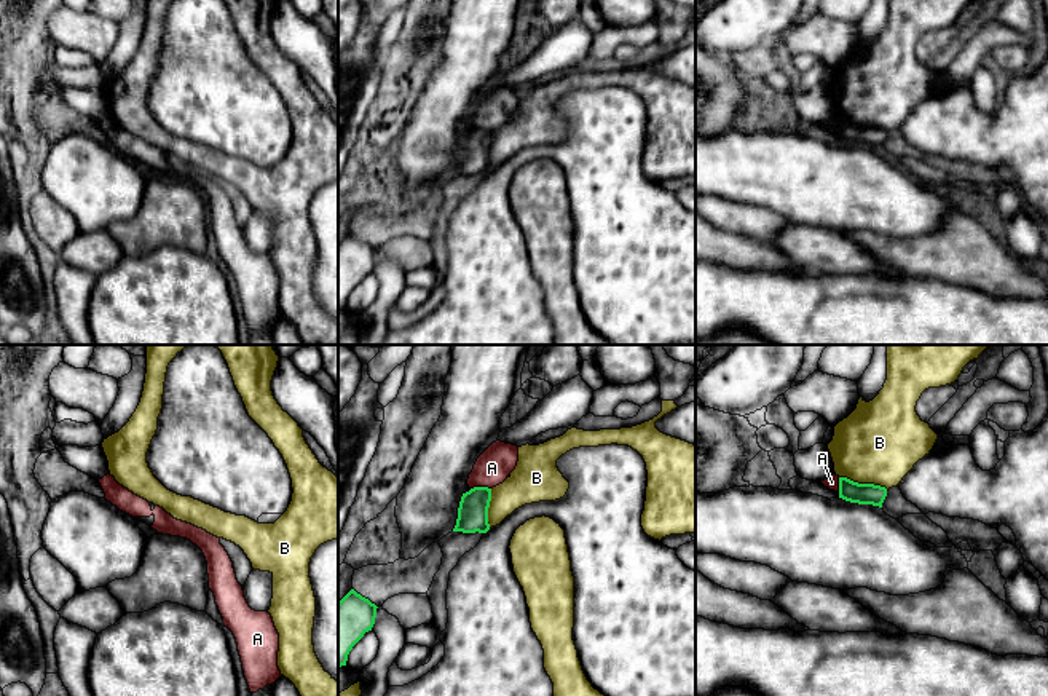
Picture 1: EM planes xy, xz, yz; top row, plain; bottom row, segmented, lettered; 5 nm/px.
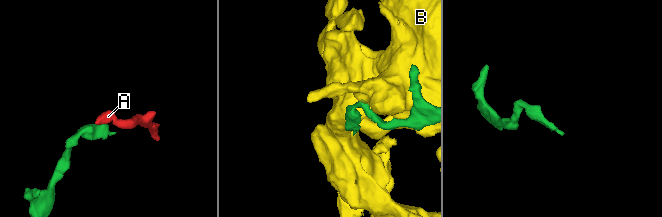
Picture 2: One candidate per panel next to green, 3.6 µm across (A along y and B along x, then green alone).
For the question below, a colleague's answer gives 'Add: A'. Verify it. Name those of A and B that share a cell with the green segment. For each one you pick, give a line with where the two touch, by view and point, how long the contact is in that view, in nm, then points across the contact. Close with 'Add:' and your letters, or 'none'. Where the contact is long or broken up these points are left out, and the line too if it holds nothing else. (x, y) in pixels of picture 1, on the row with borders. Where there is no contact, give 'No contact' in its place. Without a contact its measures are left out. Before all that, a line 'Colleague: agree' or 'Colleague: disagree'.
Colleague: disagree
Add: none

